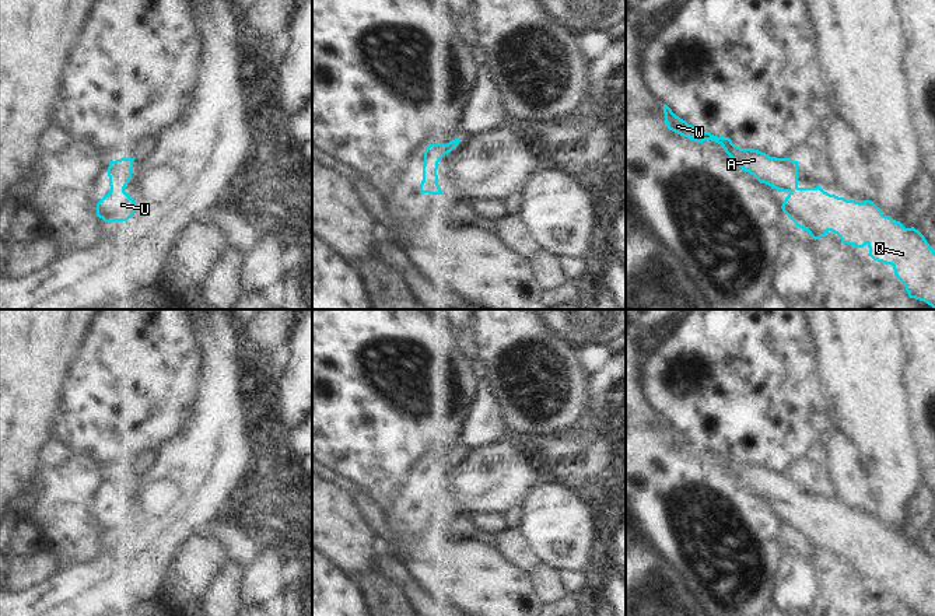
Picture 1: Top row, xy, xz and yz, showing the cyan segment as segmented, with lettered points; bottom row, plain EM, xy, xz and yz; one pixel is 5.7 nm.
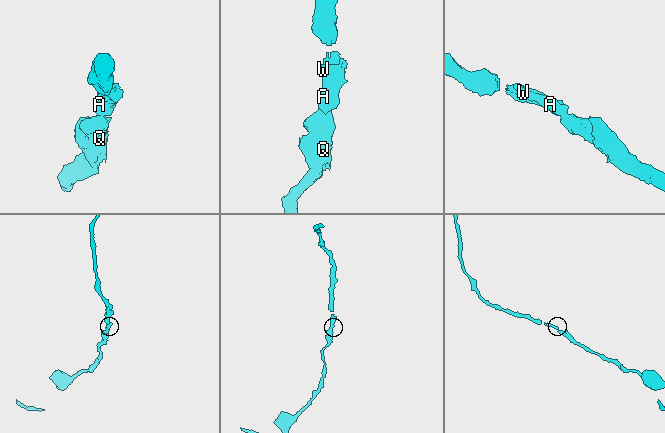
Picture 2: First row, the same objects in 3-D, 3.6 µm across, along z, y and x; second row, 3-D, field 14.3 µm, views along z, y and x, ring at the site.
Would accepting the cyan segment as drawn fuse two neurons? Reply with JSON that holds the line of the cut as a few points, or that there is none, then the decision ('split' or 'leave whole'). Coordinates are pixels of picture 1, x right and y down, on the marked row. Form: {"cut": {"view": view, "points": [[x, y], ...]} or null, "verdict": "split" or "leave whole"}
{"cut": null, "verdict": "leave whole"}

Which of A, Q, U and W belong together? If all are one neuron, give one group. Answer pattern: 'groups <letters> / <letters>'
groups A Q U W

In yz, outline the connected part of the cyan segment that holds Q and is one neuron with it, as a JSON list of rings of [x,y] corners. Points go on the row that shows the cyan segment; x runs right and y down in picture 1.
[[[663,105],[665,123],[669,130],[703,143],[715,141],[722,146],[725,153],[746,172],[753,175],[760,183],[766,183],[777,190],[787,192],[781,209],[795,223],[796,227],[809,232],[812,239],[820,239],[829,231],[837,234],[843,244],[854,248],[869,248],[868,256],[873,260],[892,265],[896,277],[904,284],[910,298],[927,302],[935,309],[935,251],[929,246],[925,237],[914,227],[906,228],[900,221],[890,216],[883,216],[882,210],[871,200],[855,202],[824,192],[820,186],[798,186],[798,161],[791,158],[770,157],[766,153],[752,148],[740,148],[729,137],[714,136],[703,132],[686,120],[676,116],[668,105]]]

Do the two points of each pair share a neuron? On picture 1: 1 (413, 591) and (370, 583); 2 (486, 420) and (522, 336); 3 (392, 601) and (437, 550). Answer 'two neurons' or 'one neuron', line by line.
1: one neuron
2: two neurons
3: two neurons

